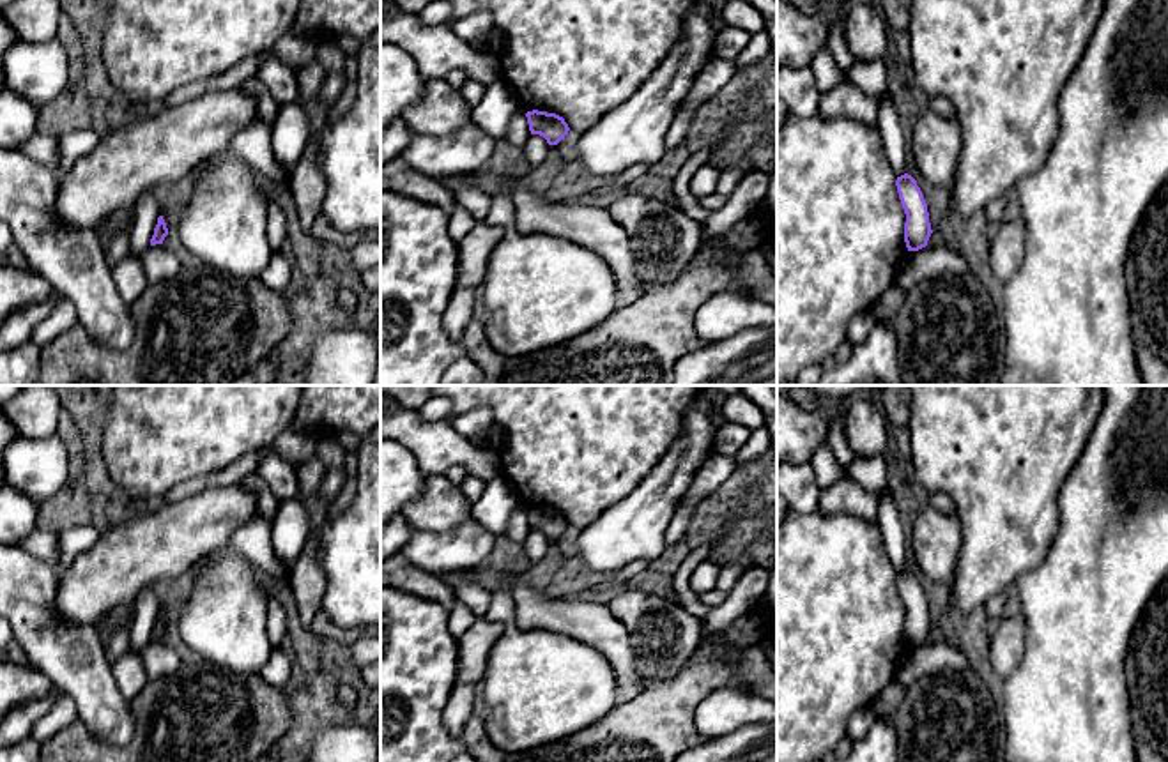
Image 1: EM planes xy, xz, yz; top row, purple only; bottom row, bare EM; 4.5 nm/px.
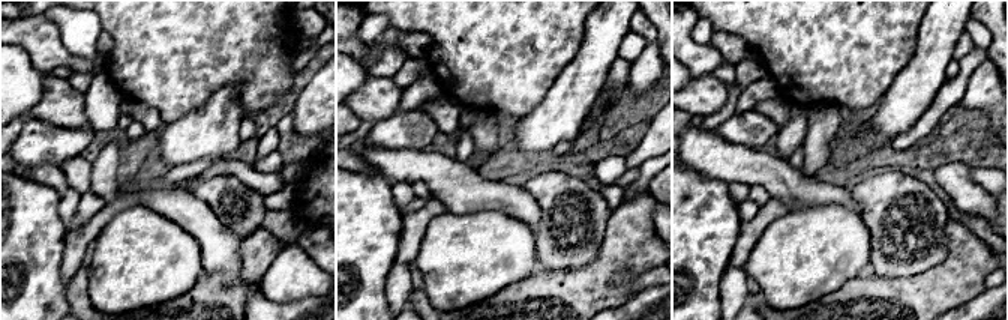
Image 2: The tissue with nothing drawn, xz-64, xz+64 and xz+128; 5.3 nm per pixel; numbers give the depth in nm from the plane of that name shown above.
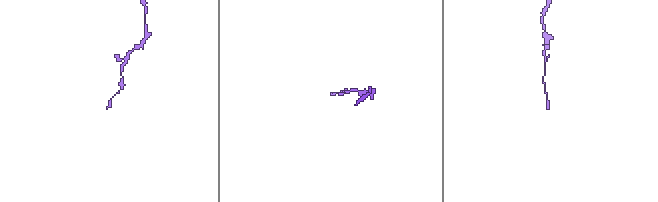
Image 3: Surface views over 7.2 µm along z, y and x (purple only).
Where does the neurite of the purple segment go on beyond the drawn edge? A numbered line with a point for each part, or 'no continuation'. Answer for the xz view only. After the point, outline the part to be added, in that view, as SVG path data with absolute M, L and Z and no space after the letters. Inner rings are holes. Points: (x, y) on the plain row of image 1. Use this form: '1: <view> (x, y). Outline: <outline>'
no continuation

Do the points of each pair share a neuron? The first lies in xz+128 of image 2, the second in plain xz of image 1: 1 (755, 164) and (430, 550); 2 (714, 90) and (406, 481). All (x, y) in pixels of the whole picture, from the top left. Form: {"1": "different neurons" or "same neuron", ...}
{"1": "different neurons", "2": "different neurons"}

